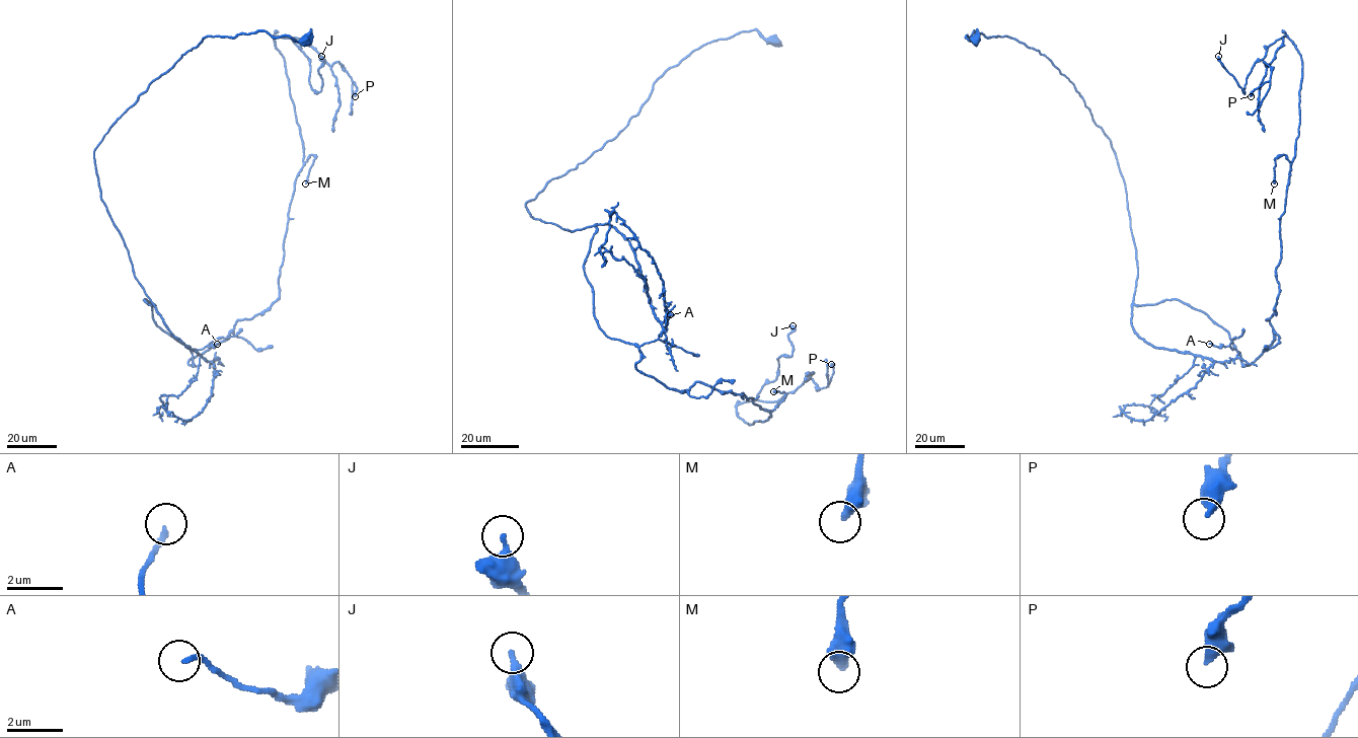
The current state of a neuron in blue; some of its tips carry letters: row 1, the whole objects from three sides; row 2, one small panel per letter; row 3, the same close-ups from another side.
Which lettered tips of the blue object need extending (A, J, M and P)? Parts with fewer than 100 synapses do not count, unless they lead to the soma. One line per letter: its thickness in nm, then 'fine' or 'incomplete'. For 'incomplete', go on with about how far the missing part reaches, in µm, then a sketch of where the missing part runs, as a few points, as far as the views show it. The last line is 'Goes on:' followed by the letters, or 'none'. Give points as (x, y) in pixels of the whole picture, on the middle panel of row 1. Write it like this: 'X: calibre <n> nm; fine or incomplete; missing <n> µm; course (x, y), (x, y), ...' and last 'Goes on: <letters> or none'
A: calibre 170 nm; fine
J: calibre 360 nm; fine
M: calibre 440 nm; fine
P: calibre 280 nm; fine
Goes on: none

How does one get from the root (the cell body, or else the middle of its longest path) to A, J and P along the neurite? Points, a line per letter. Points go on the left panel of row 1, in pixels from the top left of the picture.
A: (306, 40), (205, 37), (94, 151), (100, 200), (153, 319), (192, 349), (217, 344)
J: (306, 40), (205, 37), (94, 151), (190, 365), (279, 296), (303, 146), (274, 37), (318, 91), (321, 56)
P: (306, 40), (205, 37), (94, 151), (190, 365), (279, 296), (303, 146), (274, 37), (338, 61), (355, 96)

